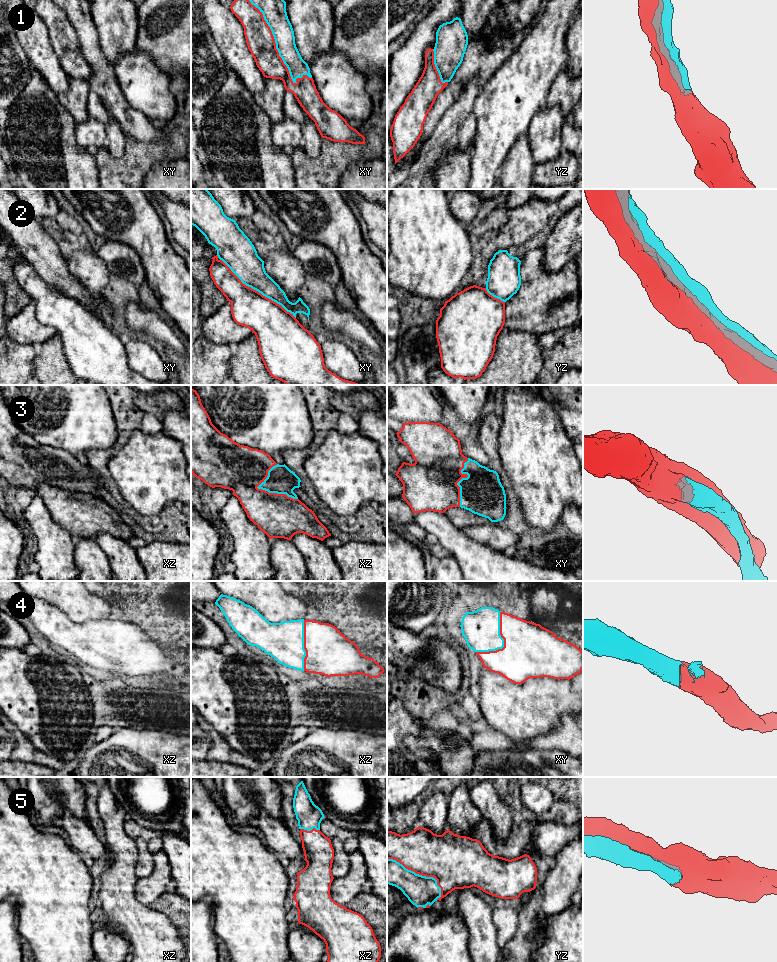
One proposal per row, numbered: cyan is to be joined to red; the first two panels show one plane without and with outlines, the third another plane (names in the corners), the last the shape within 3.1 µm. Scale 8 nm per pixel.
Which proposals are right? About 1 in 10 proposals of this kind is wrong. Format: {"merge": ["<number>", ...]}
{"merge": ["1", "2", "3", "4", "5"]}

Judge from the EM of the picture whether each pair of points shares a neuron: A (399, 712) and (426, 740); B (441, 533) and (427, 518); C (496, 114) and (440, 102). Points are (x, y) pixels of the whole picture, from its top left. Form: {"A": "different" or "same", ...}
{"A": "different", "B": "same", "C": "different"}

